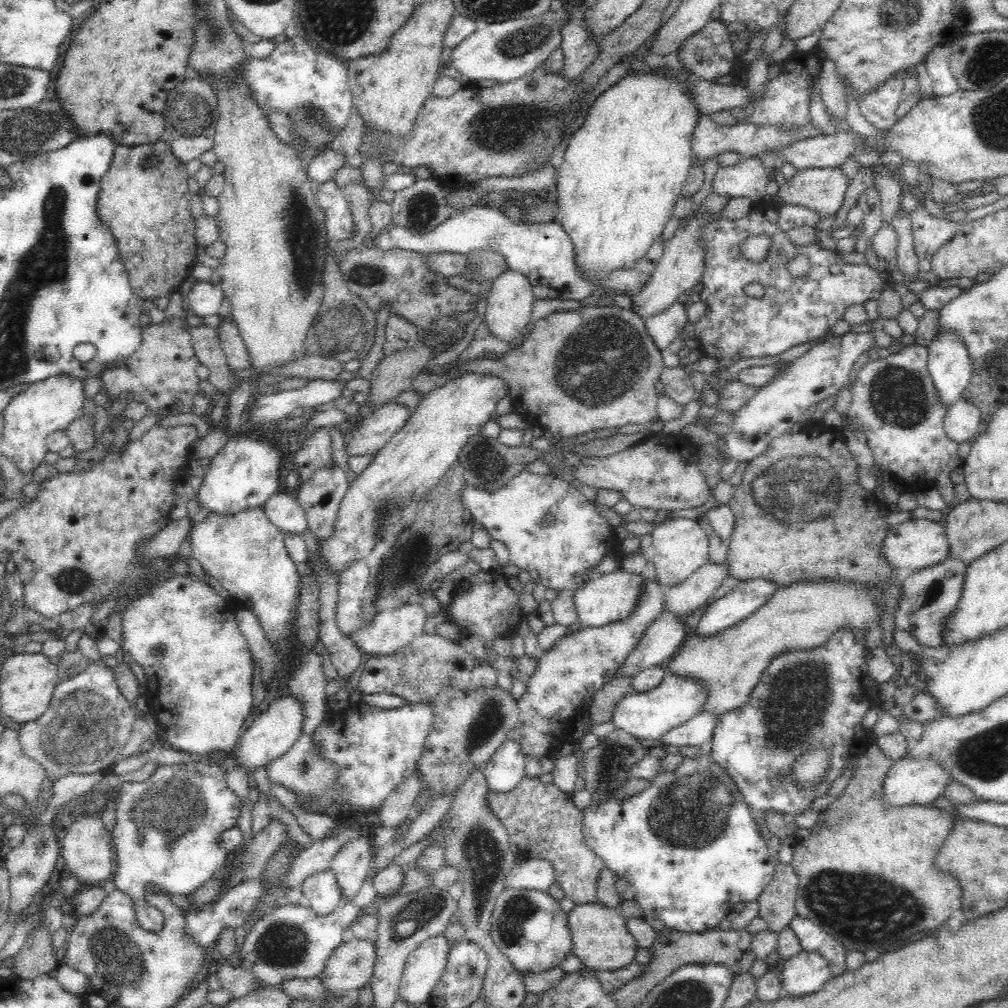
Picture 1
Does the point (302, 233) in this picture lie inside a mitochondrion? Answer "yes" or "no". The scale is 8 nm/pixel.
yes

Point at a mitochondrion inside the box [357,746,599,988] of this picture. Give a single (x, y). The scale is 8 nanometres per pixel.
(485, 857)

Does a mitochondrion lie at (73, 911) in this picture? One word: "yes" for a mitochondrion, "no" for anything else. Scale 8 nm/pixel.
no

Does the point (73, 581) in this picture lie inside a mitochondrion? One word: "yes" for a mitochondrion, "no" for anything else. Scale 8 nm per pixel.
yes

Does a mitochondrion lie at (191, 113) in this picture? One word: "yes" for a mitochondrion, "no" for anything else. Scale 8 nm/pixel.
yes

